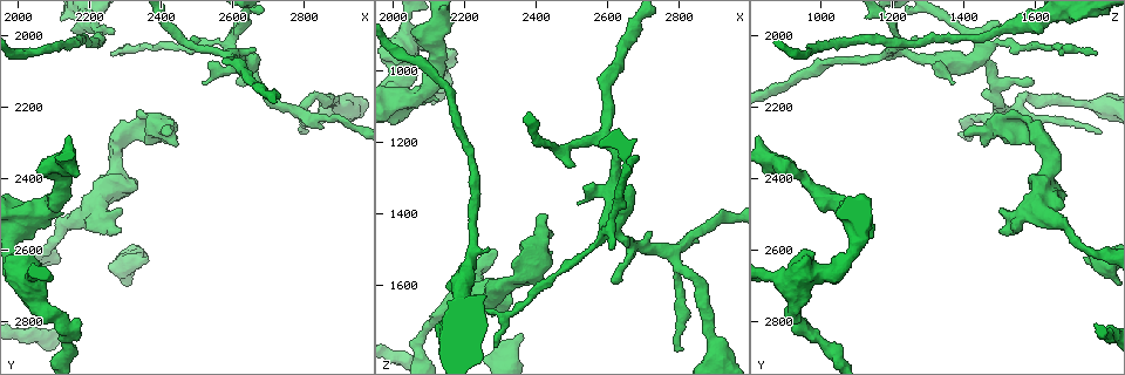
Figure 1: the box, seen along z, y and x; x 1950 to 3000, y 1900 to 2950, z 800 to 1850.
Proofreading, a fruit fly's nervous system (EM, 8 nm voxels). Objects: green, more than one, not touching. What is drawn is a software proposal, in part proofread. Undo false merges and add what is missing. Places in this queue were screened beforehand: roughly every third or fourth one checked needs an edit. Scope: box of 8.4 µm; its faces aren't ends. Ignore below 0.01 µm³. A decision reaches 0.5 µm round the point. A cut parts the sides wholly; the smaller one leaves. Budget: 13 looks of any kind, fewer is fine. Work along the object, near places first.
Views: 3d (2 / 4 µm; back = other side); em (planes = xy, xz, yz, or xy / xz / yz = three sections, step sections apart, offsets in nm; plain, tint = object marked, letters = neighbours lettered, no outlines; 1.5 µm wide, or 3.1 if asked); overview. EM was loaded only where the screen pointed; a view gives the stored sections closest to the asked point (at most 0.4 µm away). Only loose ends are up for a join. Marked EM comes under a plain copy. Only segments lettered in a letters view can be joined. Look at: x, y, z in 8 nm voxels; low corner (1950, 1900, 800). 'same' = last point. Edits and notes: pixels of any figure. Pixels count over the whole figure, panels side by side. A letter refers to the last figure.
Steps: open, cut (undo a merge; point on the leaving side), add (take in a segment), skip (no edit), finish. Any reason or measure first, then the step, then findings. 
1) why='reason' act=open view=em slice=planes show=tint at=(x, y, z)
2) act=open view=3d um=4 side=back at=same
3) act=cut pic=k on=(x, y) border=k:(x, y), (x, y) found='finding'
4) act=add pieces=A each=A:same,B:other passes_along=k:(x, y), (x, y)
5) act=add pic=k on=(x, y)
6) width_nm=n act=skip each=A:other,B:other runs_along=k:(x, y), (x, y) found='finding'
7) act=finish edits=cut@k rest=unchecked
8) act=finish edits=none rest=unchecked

why='free end' act=open view=em slice=planes show=letters at=(2285, 2550, 1495)

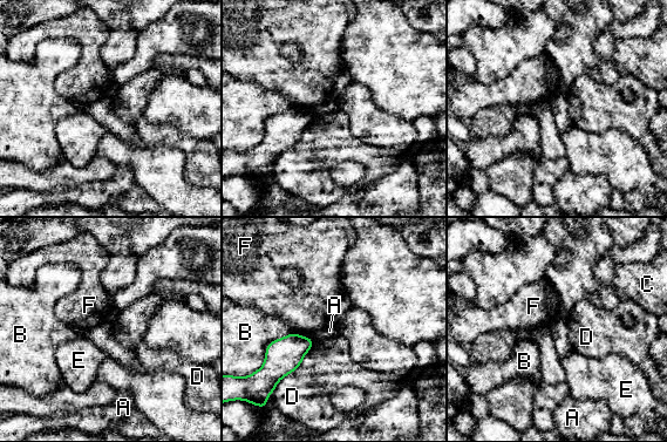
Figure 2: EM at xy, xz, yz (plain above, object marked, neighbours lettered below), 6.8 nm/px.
longest_contact=B:480nm act=skip each=A:other,B:other,C:other,D:other,E:other,F:other border=2:(292, 332), (311, 338) found='no lettered segment goes on from it'

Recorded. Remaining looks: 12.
why='an open end' act=open view=em slice=planes show=letters at=(2055, 2380, 900)

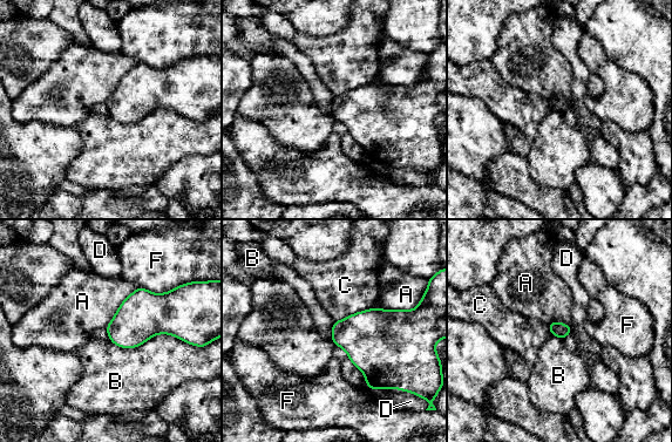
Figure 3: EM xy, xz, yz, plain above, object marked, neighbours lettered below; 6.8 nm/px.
longest_contact=B:550nm act=skip each=A:other,B:other,C:other,D:other,F:other found='none of them fits'

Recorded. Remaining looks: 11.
why='free end' act=open view=3d um=2 side=back at=(2260, 2000, 1490)

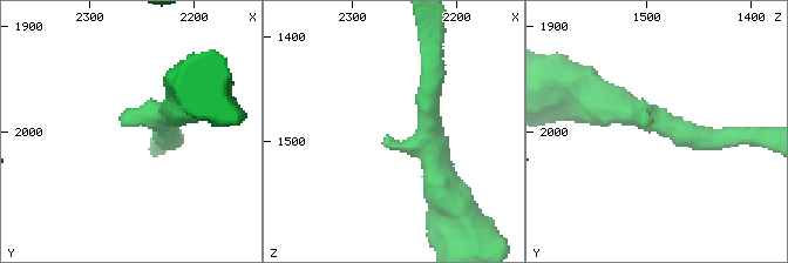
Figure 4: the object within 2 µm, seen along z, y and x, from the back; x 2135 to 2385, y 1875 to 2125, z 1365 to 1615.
arm_widths_nm=190,340 act=open view=em slice=planes show=letters at=(2264, 1992, 1494)

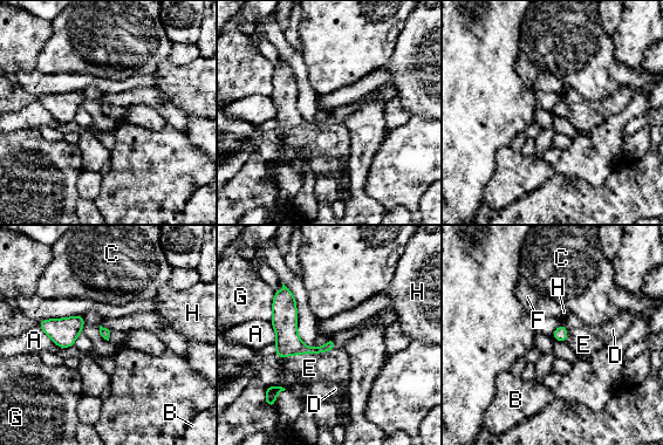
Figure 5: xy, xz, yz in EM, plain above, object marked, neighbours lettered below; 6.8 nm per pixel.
longest_contact=E:420nm act=skip each=A:other,B:other,C:other,D:other,E:other,F:other,G:other,H:other runs_along=5:(277, 294), (302, 349), (332, 346) found='no lettered segment goes on from it'

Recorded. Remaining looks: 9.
why='calibre changes' act=open view=em slice=xy step=4 show=letters at=(2410, 2270, 1445)

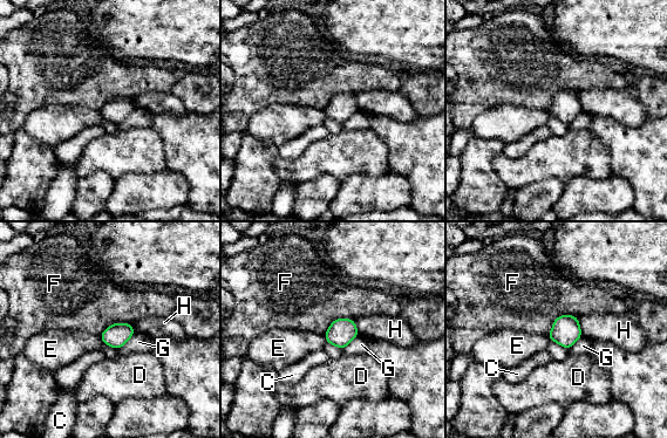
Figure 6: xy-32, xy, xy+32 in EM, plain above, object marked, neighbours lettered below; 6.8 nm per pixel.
longest_contact=F:240nm act=skip each=C:other,D:other,E:other,F:other,G:other,H:other border=6:(135, 332), (118, 349) found='one neuron here'

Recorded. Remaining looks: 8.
why='an open end' act=open view=em slice=planes show=letters at=(2360, 2615, 1750)

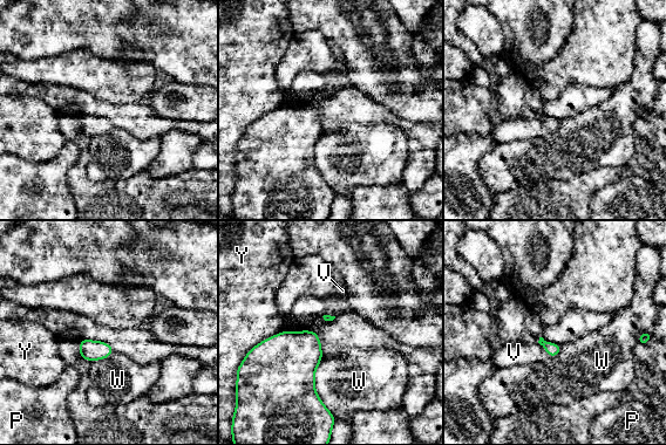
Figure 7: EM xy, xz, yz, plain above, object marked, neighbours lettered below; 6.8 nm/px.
act=add pieces=V each=P:other,V:same,W:other,Y:other passes_along=7:(552, 349), (544, 348), (514, 353) found='it goes on there'

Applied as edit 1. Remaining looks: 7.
act=finish edits=add@7 rest=unchecked

